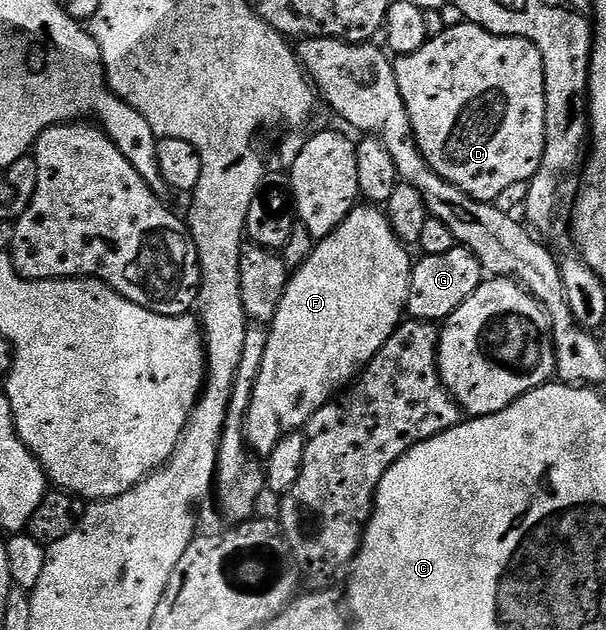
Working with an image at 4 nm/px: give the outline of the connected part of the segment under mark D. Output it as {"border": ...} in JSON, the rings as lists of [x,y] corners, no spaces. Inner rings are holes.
{"border":[[[478,25],[462,26],[457,69],[445,69],[444,51],[437,43],[427,43],[419,51],[398,56],[393,70],[427,163],[447,183],[455,183],[475,199],[493,203],[508,189],[532,181],[541,166],[545,150],[545,60],[539,55],[539,47],[527,39],[500,37]]]}

